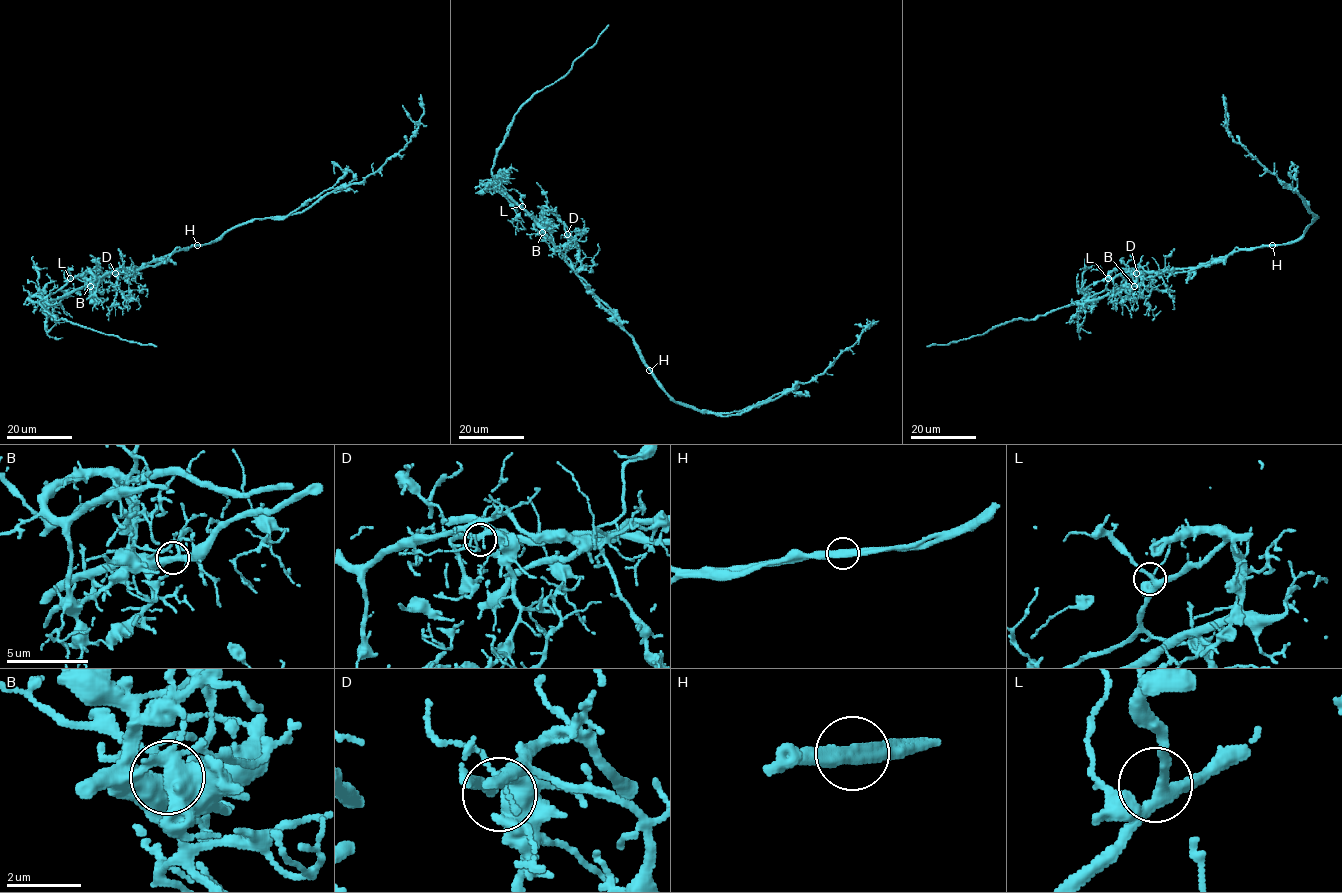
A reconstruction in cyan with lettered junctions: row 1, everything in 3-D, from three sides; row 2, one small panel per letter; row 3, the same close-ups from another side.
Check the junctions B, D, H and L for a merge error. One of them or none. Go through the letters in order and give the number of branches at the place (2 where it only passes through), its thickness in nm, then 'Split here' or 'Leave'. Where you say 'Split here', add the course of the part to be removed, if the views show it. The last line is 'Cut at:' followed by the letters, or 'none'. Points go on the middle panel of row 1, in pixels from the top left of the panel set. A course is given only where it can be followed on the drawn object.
B: Branches: 3. Thickness 360 nm. Leave
D: Branches: 3. Thickness 240 nm. Leave
H: Branches: 2. Thickness 360 nm. Split here. Course of the part to remove: (649, 370), (616, 315), (577, 274), (551, 234), (513, 204), (491, 174), (496, 149), (509, 125), (538, 90)
L: Branches: 3. Thickness 280 nm. Leave
Cut at: H

